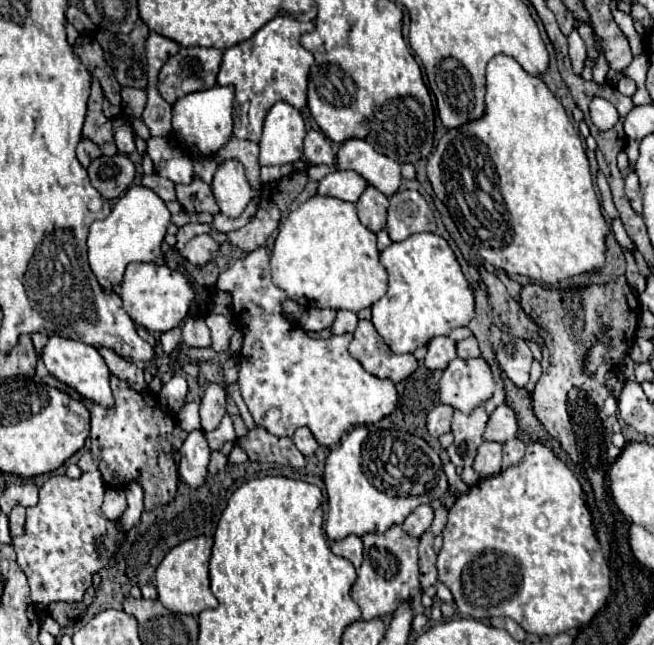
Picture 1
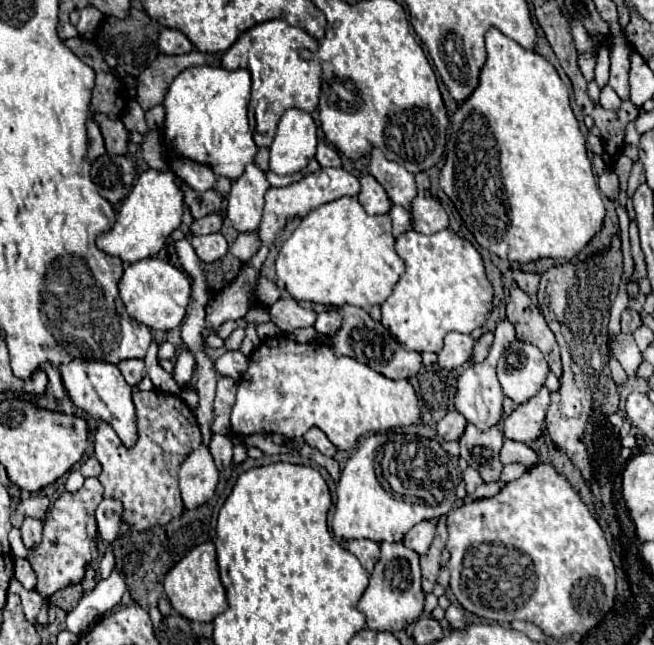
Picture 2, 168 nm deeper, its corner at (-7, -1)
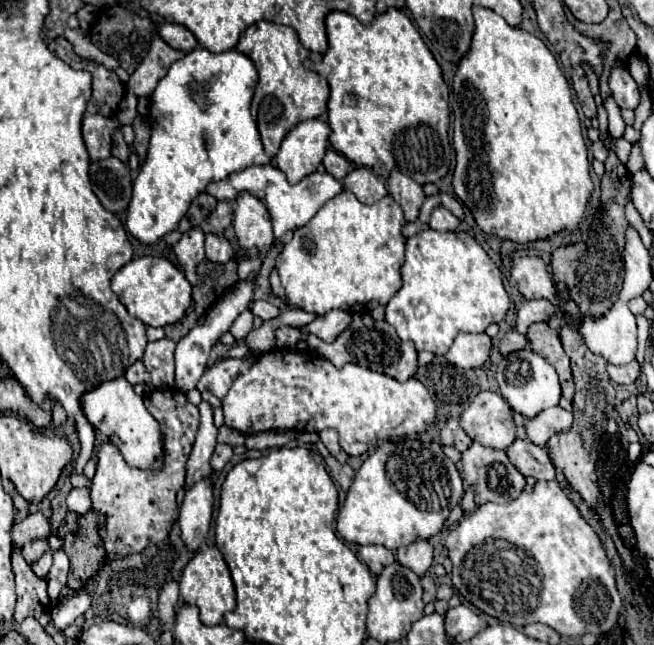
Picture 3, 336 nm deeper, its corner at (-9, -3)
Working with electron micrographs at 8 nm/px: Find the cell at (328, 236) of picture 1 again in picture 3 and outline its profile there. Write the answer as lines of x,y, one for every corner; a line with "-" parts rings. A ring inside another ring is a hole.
346,189
326,201
282,249
278,273
290,305
318,315
330,309
370,313
374,307
386,305
402,287
400,267
406,239
400,231
404,223
402,209
390,195
374,205
364,205

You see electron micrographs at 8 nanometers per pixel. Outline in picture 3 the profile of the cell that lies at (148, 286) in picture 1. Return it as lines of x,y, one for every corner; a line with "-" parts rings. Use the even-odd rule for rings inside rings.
138,257
126,263
112,277
112,291
118,295
118,299
132,317
140,319
144,325
150,327
178,323
192,301
192,285
188,283
184,271
180,271
162,257

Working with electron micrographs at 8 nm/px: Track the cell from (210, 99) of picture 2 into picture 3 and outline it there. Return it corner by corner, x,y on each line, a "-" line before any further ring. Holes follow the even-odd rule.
194,49
184,59
176,61
164,79
156,85
150,103
152,115
152,139
144,167
134,181
134,193
128,205
126,229
144,245
158,243
166,233
174,231
180,219
186,215
192,199
206,189
210,181
226,179
236,171
244,171
252,165
270,165
270,157
264,153
256,121
250,112
254,85
258,73
250,57
238,51
210,53
206,49

